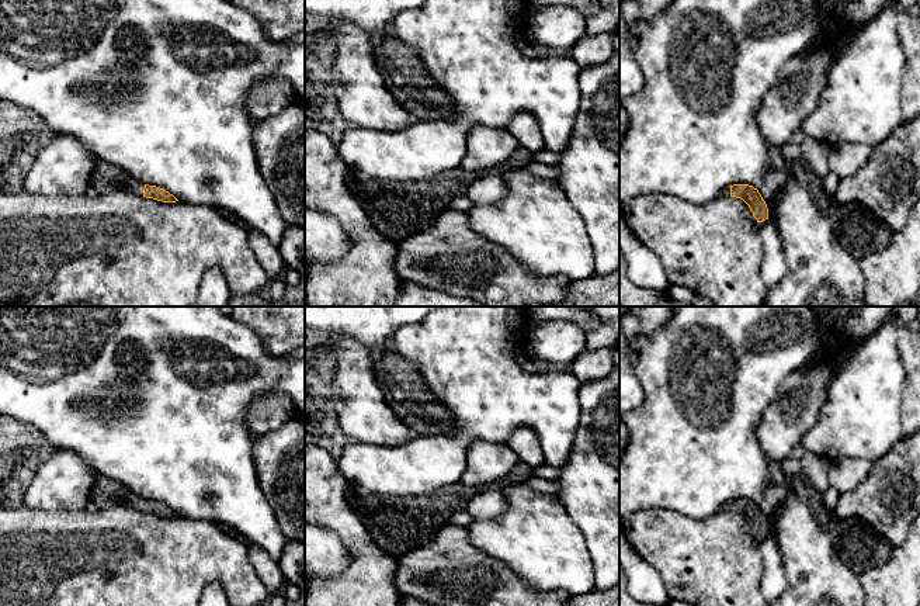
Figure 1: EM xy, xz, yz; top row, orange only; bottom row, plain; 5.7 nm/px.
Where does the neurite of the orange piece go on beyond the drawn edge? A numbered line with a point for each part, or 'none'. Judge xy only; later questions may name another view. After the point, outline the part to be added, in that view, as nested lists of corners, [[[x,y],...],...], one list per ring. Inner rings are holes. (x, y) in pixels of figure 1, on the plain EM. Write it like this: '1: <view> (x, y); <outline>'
1: xy (106, 492); [[[98,475],[91,489],[90,502],[94,509],[125,505],[136,510],[143,510],[145,499],[132,494],[121,484],[108,479],[105,475]]]

